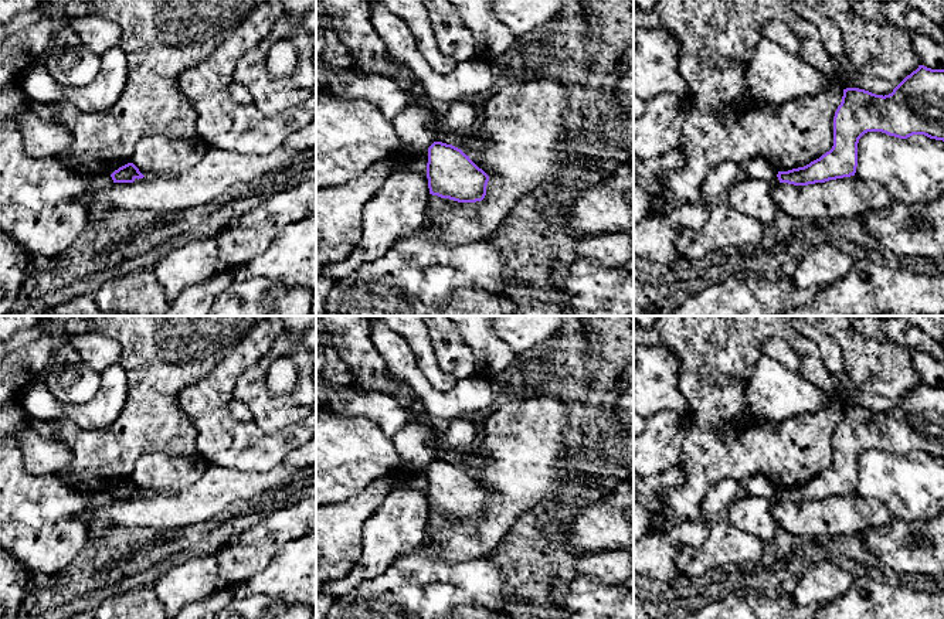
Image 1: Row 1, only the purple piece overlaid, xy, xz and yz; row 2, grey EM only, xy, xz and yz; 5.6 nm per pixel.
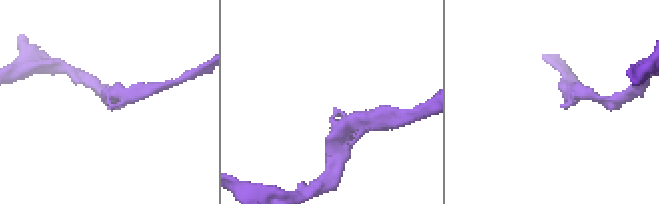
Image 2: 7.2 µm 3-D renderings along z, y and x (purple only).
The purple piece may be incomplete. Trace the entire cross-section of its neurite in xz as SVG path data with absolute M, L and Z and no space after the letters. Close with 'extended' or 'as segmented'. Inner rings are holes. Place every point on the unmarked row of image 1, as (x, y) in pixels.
M442 459L428 465L427 496L429 511L458 520L482 518L489 499L469 473Z; as segmented

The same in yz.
M918 382L889 412L876 412L859 405L843 407L842 419L833 433L833 463L809 482L788 489L778 489L780 500L808 503L855 493L858 460L867 449L882 449L899 456L924 452L944 459L944 387Z; as segmented

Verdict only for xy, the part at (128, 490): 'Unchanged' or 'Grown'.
Unchanged

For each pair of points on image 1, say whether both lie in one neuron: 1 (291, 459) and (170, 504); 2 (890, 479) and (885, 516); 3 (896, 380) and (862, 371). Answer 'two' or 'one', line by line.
1: one
2: two
3: one

